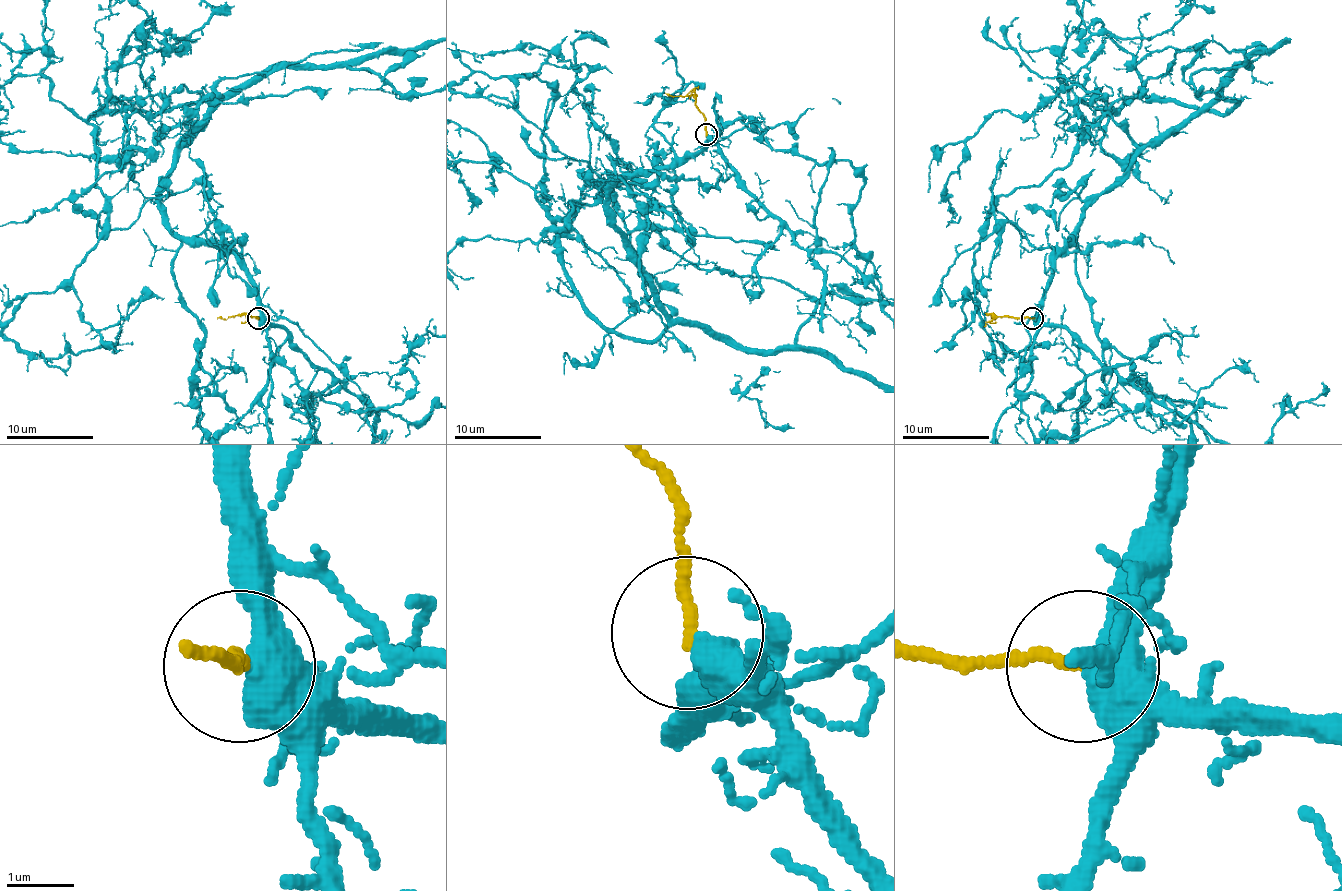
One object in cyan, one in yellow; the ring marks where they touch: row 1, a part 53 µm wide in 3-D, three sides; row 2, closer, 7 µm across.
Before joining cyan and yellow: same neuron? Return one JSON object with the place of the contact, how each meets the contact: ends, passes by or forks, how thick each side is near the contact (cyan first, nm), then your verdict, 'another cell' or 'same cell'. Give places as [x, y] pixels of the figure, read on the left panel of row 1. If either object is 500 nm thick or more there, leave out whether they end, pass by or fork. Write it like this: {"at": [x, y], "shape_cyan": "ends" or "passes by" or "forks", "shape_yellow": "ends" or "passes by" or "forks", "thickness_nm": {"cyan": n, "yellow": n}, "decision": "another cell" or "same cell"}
{"at": [258, 318], "thickness_nm": {"cyan": 500, "yellow": 170}, "decision": "another cell"}

